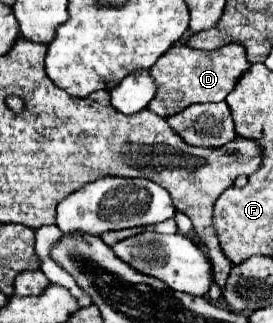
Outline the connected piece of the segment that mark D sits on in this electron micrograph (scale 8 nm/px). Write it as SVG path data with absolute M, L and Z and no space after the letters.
M179 42L171 48L171 52L159 58L155 68L151 68L157 92L147 108L163 118L169 118L195 102L223 102L247 68L249 62L245 58L245 48L239 44L225 44L217 50L197 50L189 48L187 42Z

